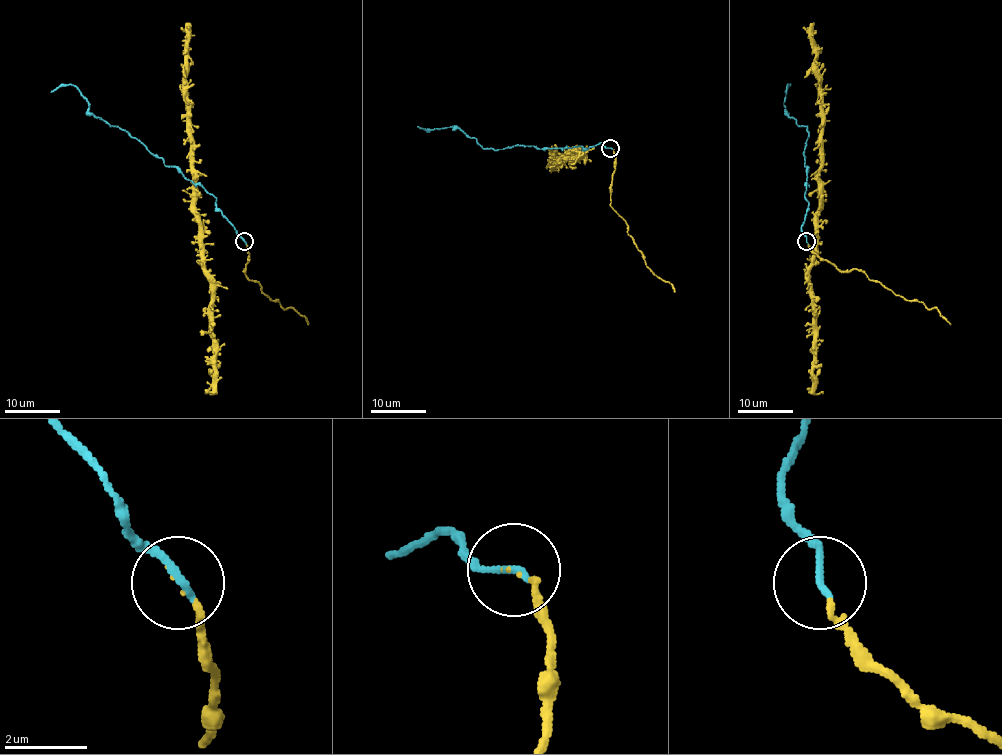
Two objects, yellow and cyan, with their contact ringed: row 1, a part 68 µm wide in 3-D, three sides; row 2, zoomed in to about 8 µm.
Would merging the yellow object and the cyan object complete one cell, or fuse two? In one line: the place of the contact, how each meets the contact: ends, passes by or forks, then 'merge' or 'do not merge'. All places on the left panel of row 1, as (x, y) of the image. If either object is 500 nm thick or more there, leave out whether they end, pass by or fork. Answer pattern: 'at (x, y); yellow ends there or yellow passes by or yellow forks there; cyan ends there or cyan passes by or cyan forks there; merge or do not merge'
at (244, 241); yellow ends there; cyan ends there; merge

